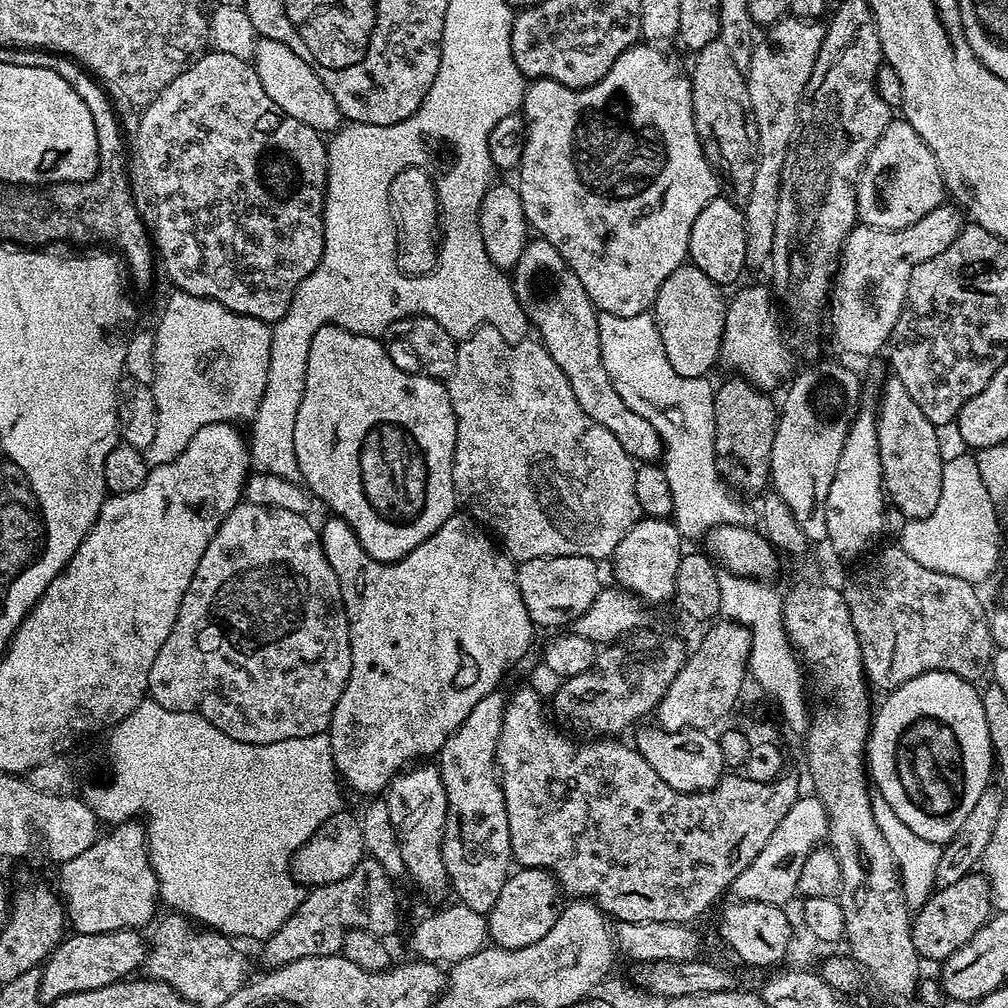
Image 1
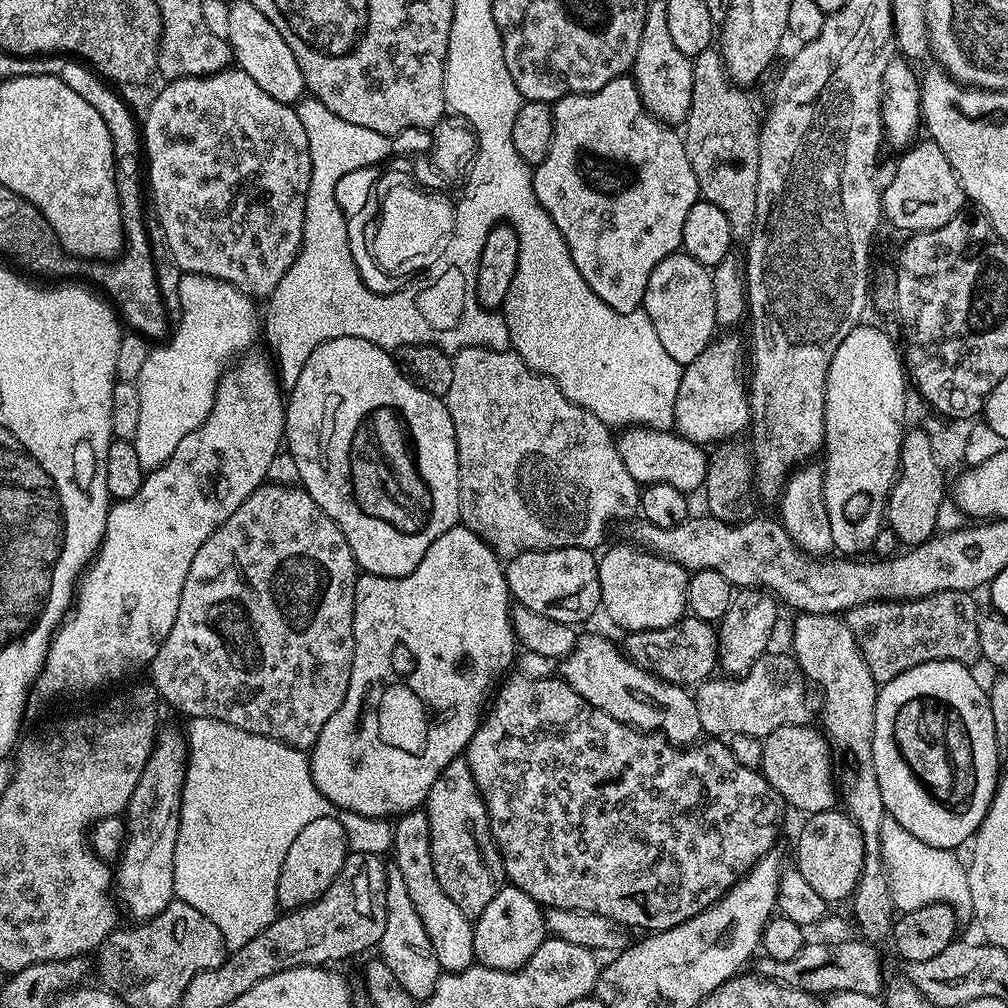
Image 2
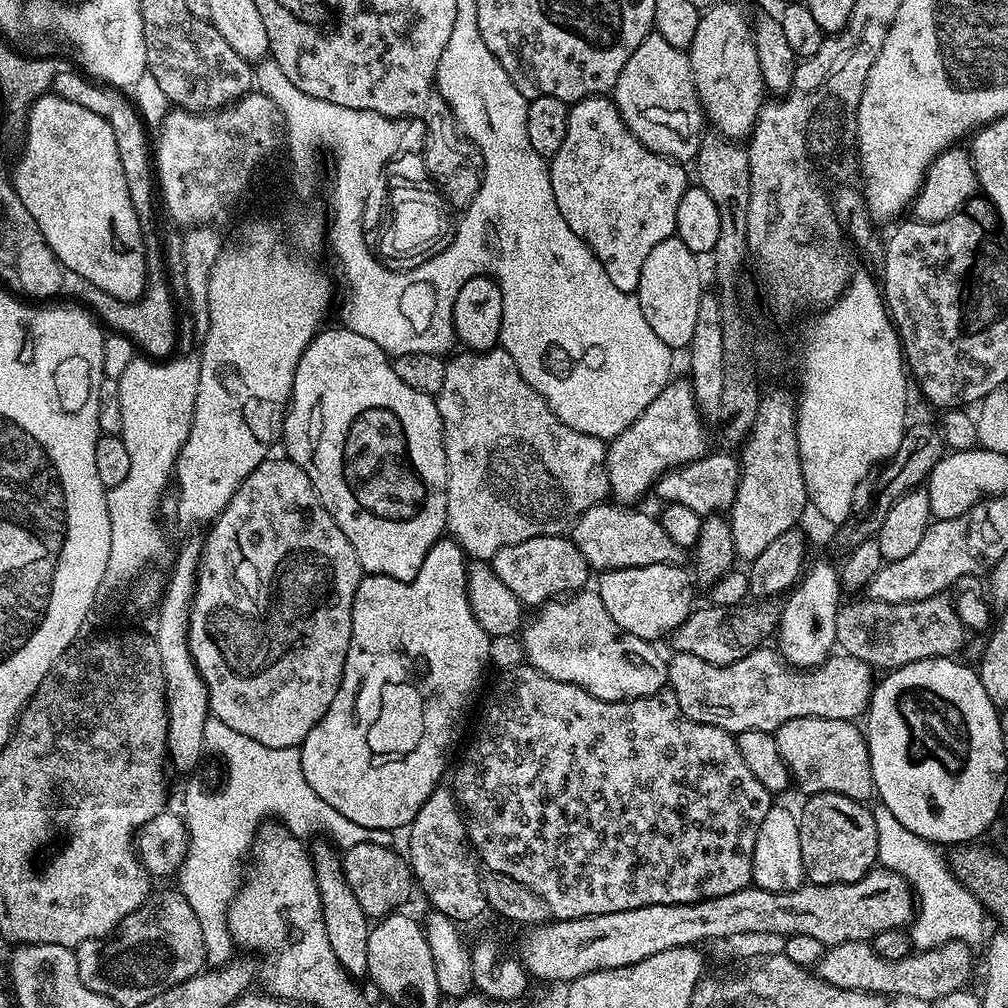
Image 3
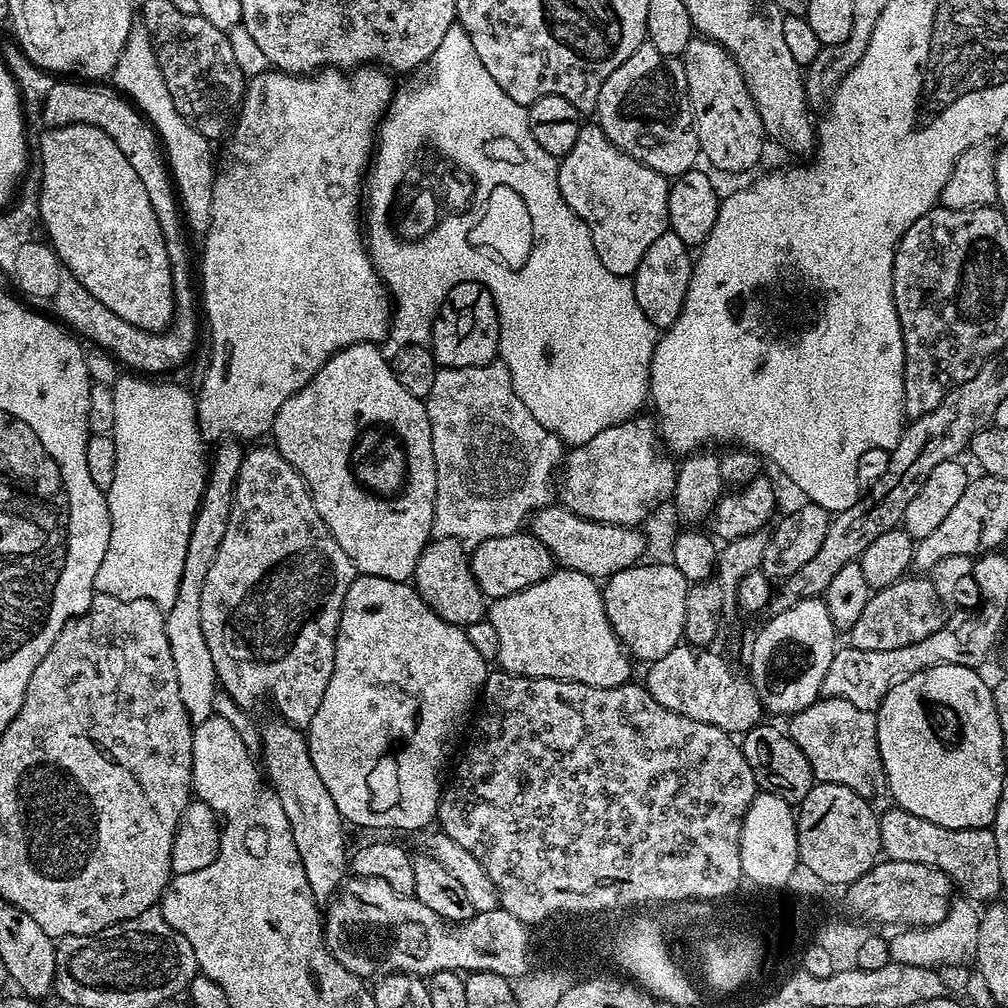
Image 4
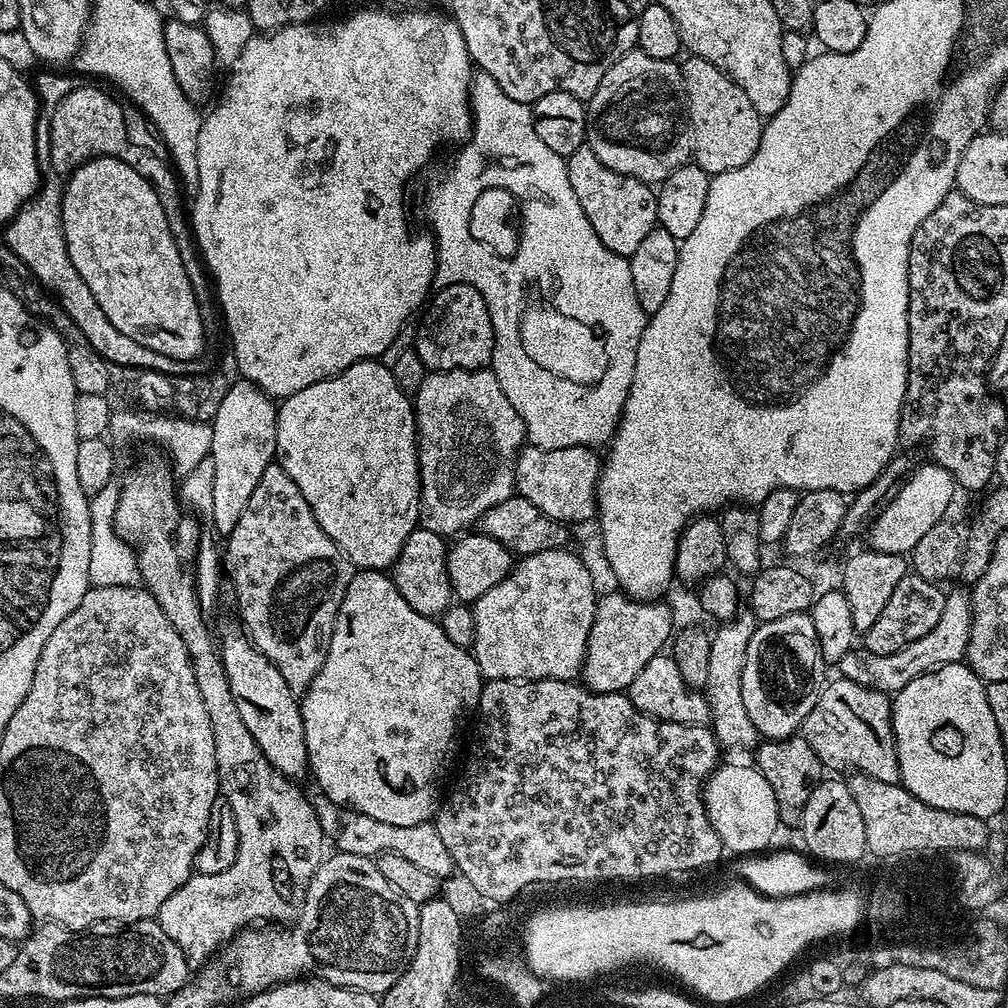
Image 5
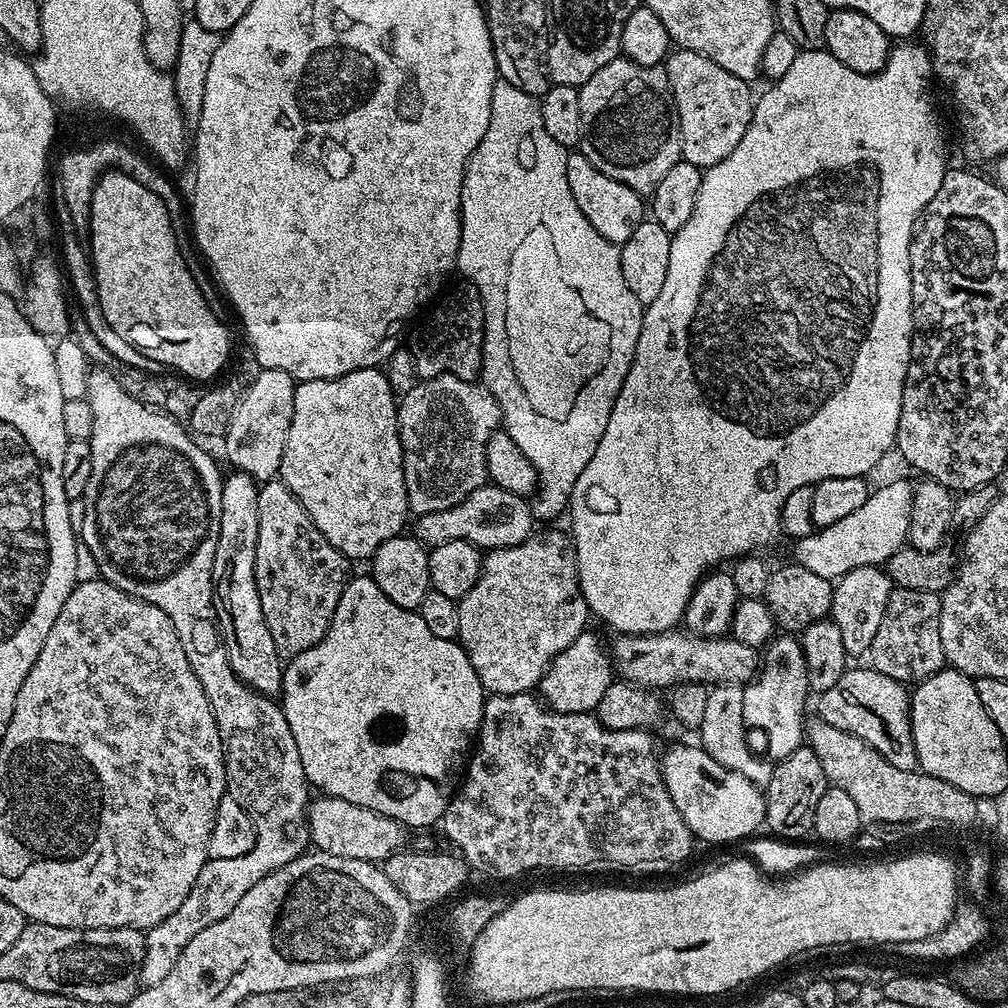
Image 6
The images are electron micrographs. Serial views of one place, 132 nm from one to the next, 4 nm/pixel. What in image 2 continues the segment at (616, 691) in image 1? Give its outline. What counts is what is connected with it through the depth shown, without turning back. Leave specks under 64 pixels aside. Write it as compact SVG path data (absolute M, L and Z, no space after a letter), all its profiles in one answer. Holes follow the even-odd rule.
M688 614L678 622L658 630L630 632L623 637L623 651L633 664L681 686L696 686L709 679L718 668L718 632L709 621Z

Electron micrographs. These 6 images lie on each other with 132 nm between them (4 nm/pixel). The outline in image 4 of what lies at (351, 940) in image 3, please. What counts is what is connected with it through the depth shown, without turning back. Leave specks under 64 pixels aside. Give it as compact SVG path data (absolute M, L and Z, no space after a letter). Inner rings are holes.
M275 723L266 725L260 732L259 747L264 748L262 768L268 783L278 794L278 802L282 802L282 810L286 810L310 890L317 901L328 902L340 891L350 872L350 847L344 837L346 821L338 806L334 806L326 782L322 782L318 770L314 770L307 735L295 724Z

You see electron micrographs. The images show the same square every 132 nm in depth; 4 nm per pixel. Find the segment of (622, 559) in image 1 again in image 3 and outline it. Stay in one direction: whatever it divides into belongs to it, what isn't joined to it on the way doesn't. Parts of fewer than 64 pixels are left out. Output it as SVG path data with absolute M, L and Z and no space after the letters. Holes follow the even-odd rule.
M651 564L637 568L609 568L601 571L598 591L610 618L630 634L649 642L659 641L659 636L667 637L692 615L692 588L694 580L684 573L683 567L675 564Z

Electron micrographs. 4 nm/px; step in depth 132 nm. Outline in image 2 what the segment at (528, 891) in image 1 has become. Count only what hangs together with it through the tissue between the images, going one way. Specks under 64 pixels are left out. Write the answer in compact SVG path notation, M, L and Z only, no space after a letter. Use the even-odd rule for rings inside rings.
M497 887L494 898L490 898L486 905L486 910L482 910L482 914L475 917L472 926L474 954L477 965L503 972L515 972L536 953L538 946L542 946L546 939L545 909L521 888L507 887Z

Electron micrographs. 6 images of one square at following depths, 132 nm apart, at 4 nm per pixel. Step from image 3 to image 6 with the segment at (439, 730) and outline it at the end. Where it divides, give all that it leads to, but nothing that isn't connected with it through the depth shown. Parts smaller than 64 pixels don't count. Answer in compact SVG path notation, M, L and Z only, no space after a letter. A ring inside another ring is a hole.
M368 574L353 575L349 579L347 586L342 590L342 598L334 610L334 618L322 642L318 642L316 647L302 654L291 657L284 664L282 711L290 734L294 734L294 742L298 746L298 758L302 758L302 770L306 774L309 785L313 789L320 788L316 790L323 795L346 798L346 802L354 802L354 806L366 806L378 814L394 818L409 829L427 829L424 828L427 824L432 824L435 820L437 823L443 817L444 811L448 808L448 802L454 795L452 775L456 772L456 763L459 762L460 755L464 751L465 753L469 751L474 737L479 733L480 720L484 717L485 699L486 693L484 687L480 685L478 674L459 643L456 640L438 638L438 634L433 634L430 626L422 622L419 611L403 608L390 602L390 598L386 598L386 594L378 590L378 586Z

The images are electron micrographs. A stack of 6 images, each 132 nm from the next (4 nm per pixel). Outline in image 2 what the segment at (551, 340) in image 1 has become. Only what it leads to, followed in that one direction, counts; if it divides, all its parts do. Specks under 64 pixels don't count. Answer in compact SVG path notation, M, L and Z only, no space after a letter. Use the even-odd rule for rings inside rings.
M628 426L621 432L624 433L615 437L616 449L622 458L622 466L630 470L630 478L634 478L637 484L665 484L674 486L674 490L682 490L685 494L699 493L703 489L709 457L701 445L672 430Z

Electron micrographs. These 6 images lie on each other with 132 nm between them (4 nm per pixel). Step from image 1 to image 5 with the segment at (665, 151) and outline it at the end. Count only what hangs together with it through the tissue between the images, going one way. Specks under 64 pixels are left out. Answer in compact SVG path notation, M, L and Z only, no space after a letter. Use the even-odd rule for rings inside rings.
M587 146L574 150L567 162L570 186L574 186L574 194L578 194L578 202L582 210L586 210L586 218L590 218L590 226L594 226L598 238L614 254L632 257L642 238L657 227L655 191L638 178L623 176L602 166L602 162L598 162L598 154Z

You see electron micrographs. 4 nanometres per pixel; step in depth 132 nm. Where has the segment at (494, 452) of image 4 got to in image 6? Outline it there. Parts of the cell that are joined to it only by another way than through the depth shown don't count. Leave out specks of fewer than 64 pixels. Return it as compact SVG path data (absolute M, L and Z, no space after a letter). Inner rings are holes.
M453 376L421 379L414 390L399 397L396 417L402 442L402 466L408 491L408 506L416 516L434 514L434 510L450 510L450 506L458 506L458 502L466 499L470 492L489 483L486 446L488 439L501 427L502 421L498 402L483 383Z

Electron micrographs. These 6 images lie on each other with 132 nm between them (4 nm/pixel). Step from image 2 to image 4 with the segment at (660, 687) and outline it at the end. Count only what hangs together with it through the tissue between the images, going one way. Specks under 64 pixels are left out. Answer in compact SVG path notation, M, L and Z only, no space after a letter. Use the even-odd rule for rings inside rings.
M557 567L549 576L542 578L542 582L534 582L530 586L526 586L526 590L518 590L514 594L503 596L500 600L492 600L486 612L486 618L494 626L495 633L498 634L498 654L496 655L495 663L505 672L515 676L541 676L542 678L554 678L555 680L577 680L586 686L594 686L595 688L617 688L618 685L629 683L633 679L633 657L629 655L624 645L620 643L620 639L614 634L612 623L606 618L604 593L601 585L593 577L582 574L578 570Z

